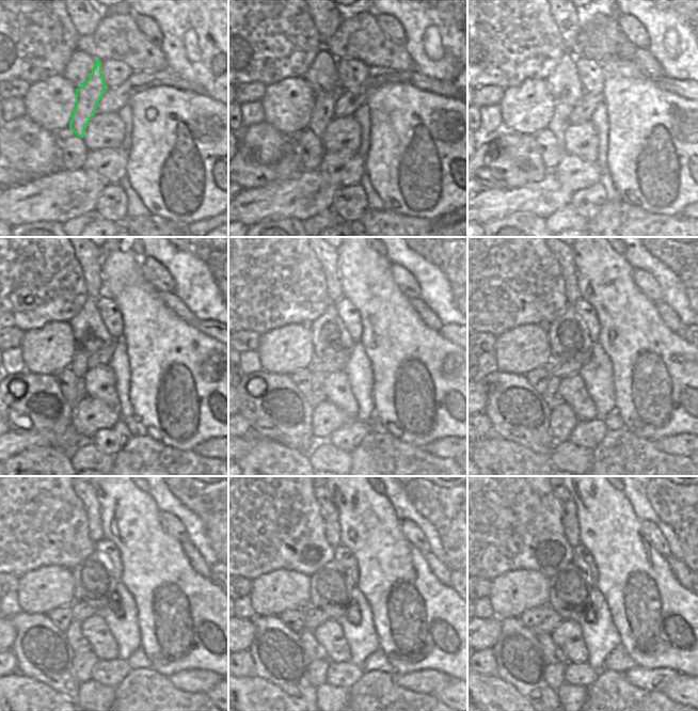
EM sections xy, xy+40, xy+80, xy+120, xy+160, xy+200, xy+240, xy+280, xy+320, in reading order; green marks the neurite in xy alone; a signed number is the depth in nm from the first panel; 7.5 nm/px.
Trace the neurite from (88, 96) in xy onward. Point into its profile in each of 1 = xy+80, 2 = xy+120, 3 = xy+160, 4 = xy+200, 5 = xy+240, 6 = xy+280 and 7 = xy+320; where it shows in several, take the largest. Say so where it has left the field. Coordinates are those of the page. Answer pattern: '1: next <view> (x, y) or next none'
1: next xy+80 (559, 122)
2: next xy+120 (78, 365)
3: next xy+160 (317, 395)
4: next xy+200 (552, 396)
5: next xy+240 (74, 634)
6: next xy+280 (314, 650)
7: next xy+320 (552, 653)

